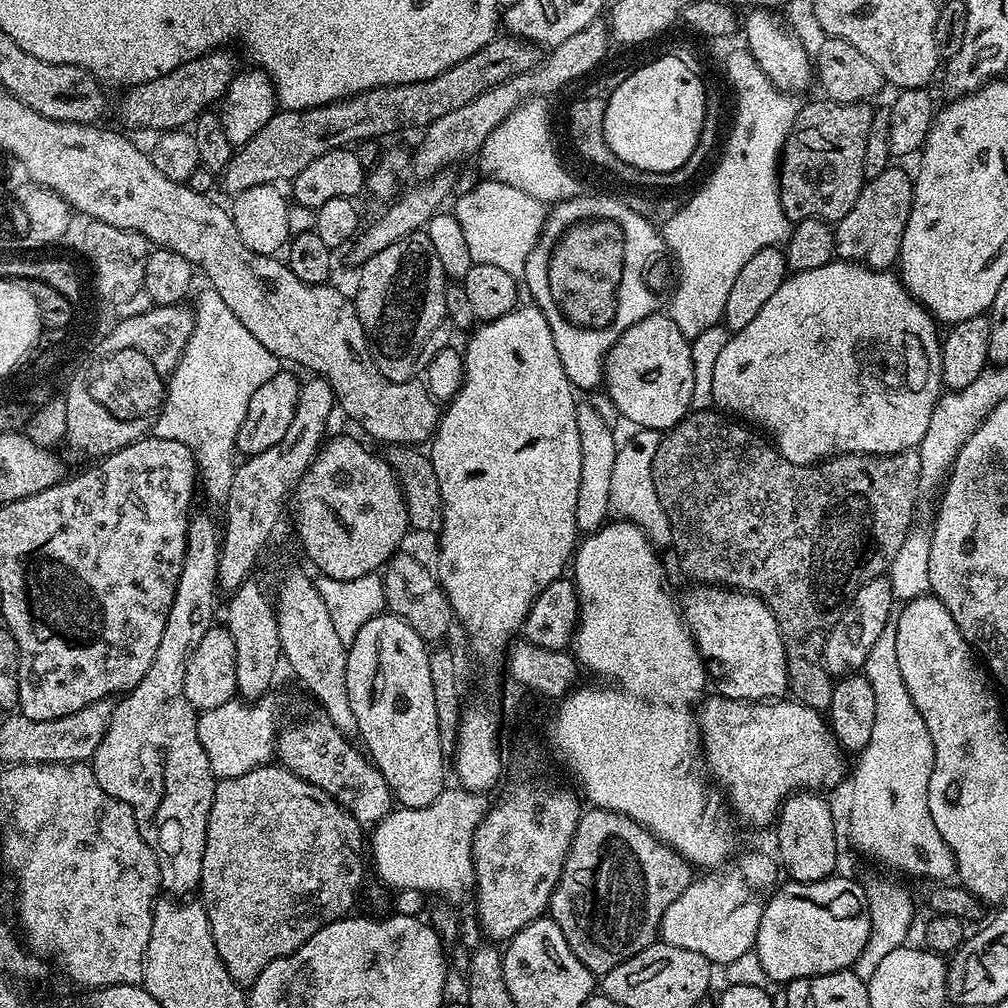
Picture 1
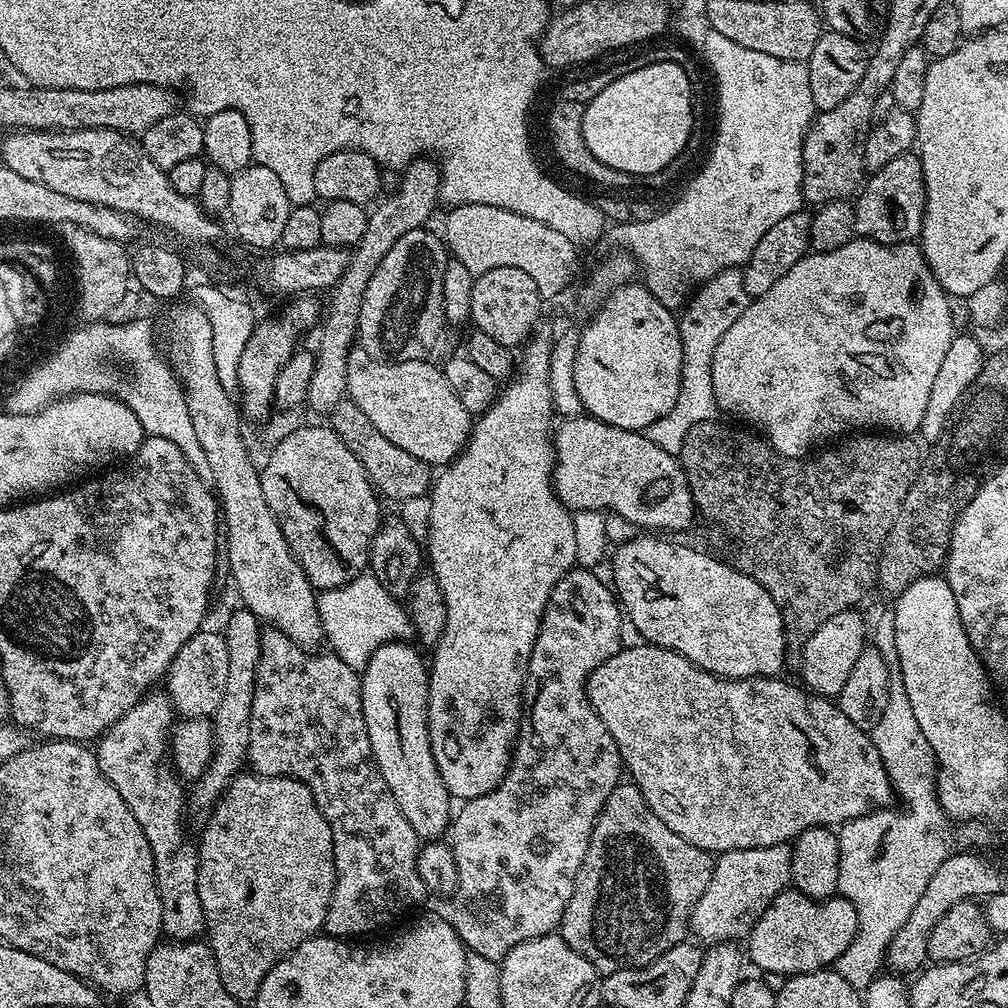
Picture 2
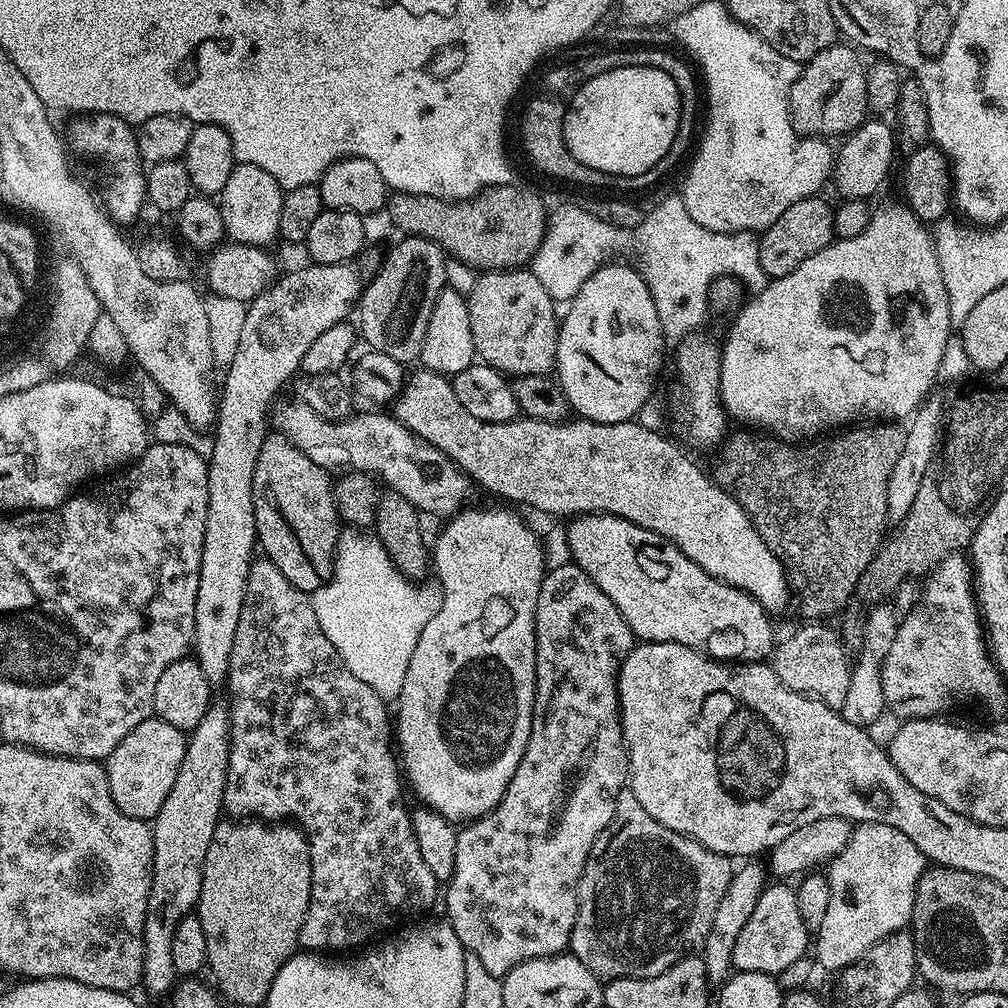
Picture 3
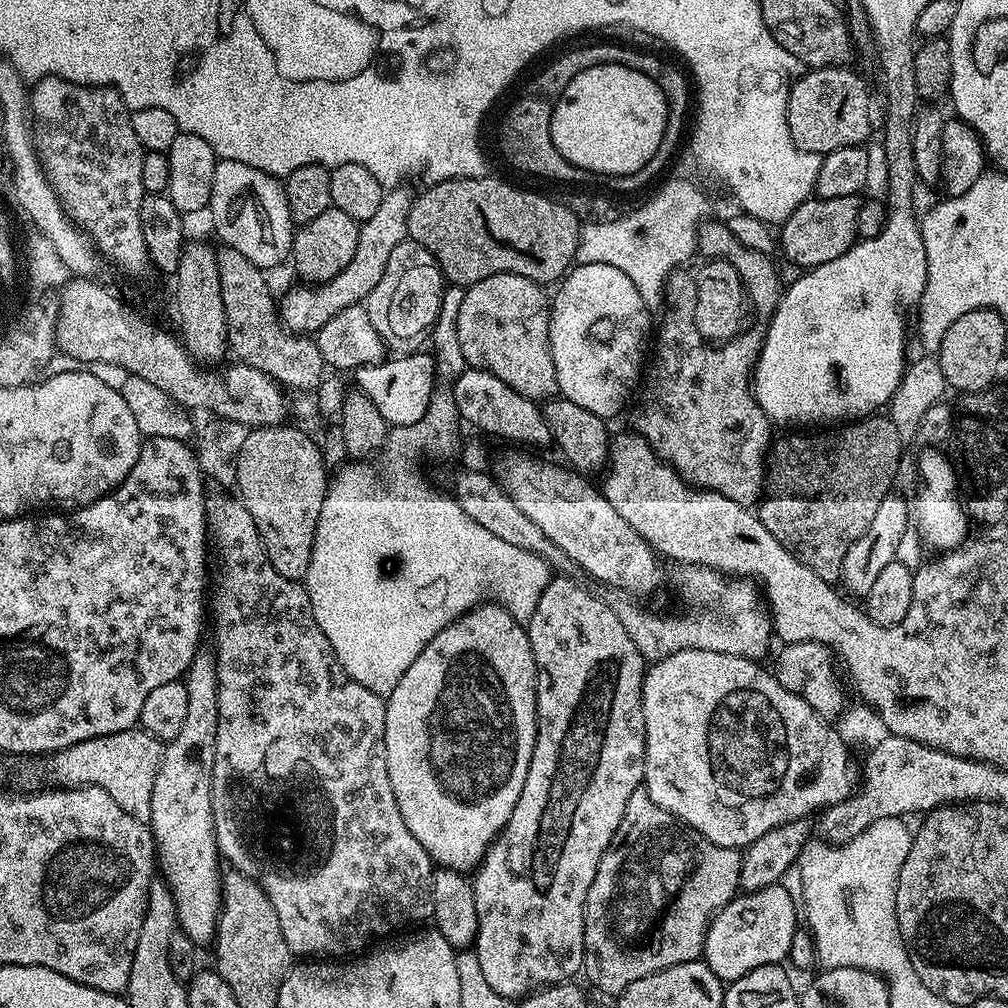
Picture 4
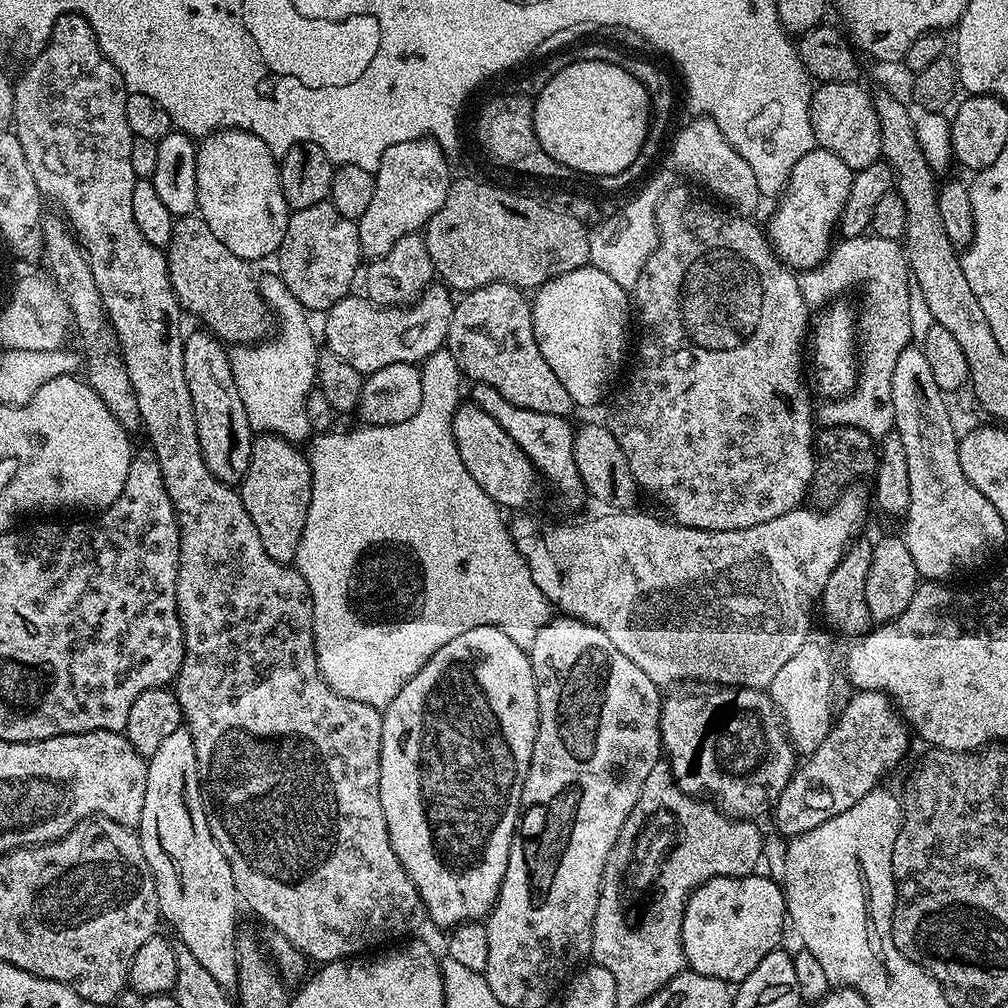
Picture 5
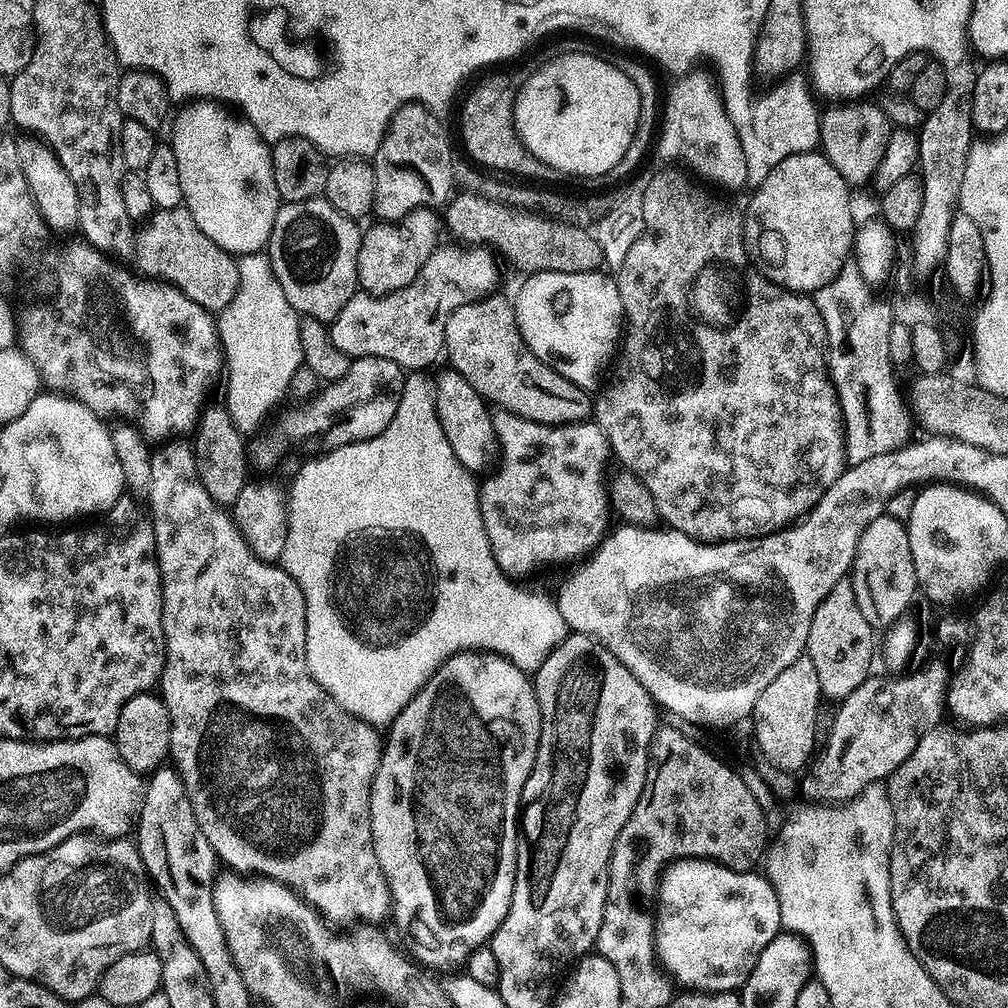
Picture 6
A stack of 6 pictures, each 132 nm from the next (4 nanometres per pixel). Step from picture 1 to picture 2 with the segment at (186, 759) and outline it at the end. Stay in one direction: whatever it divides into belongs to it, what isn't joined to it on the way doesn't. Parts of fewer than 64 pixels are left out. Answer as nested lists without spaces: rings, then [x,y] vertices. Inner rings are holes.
[[[144,695],[109,726],[94,751],[106,782],[122,794],[122,802],[130,806],[130,814],[138,818],[138,826],[150,842],[162,906],[161,933],[172,942],[196,942],[205,935],[202,898],[198,898],[198,848],[184,837],[186,788],[169,763],[174,709],[167,695],[152,695]]]

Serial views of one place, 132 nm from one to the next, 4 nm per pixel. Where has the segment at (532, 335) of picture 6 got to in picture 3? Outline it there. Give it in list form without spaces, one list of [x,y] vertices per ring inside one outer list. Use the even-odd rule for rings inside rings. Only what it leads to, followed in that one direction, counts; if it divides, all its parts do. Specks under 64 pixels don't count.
[[[609,262],[586,278],[570,314],[559,321],[555,379],[577,417],[603,424],[639,417],[640,407],[653,399],[652,387],[666,349],[658,310],[644,277],[624,264]]]

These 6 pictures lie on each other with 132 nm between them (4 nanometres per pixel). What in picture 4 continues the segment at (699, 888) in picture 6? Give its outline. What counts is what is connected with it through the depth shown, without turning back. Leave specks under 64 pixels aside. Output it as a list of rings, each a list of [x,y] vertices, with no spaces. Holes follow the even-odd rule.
[[[783,883],[772,884],[768,888],[763,888],[757,892],[744,892],[738,894],[733,900],[731,900],[725,908],[719,909],[716,915],[712,917],[712,921],[708,923],[708,933],[704,939],[704,951],[702,953],[702,959],[704,963],[710,966],[710,970],[714,970],[714,974],[722,981],[731,982],[742,978],[746,974],[750,974],[750,970],[758,970],[758,966],[770,966],[771,964],[780,964],[781,962],[788,960],[788,951],[790,950],[790,942],[794,942],[794,934],[798,931],[798,924],[796,924],[796,912],[798,916],[798,904],[792,901],[790,893],[784,889]]]

